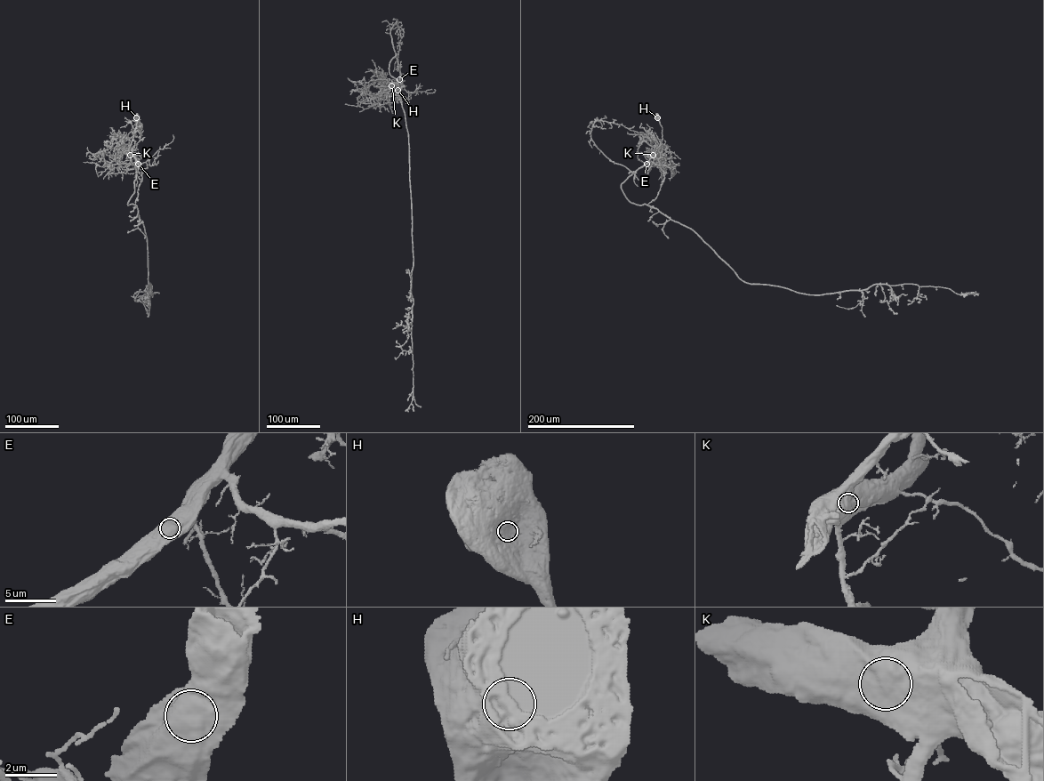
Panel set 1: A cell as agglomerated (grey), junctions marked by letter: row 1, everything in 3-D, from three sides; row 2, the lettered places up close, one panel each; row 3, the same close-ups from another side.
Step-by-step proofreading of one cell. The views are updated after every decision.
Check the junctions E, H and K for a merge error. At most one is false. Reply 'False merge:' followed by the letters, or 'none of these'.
False merge: none of these

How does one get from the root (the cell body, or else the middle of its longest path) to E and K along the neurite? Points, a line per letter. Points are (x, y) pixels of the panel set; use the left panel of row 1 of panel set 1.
E: (137, 116), (128, 138), (132, 157), (138, 164)
K: (137, 116), (128, 135), (132, 148), (130, 155)

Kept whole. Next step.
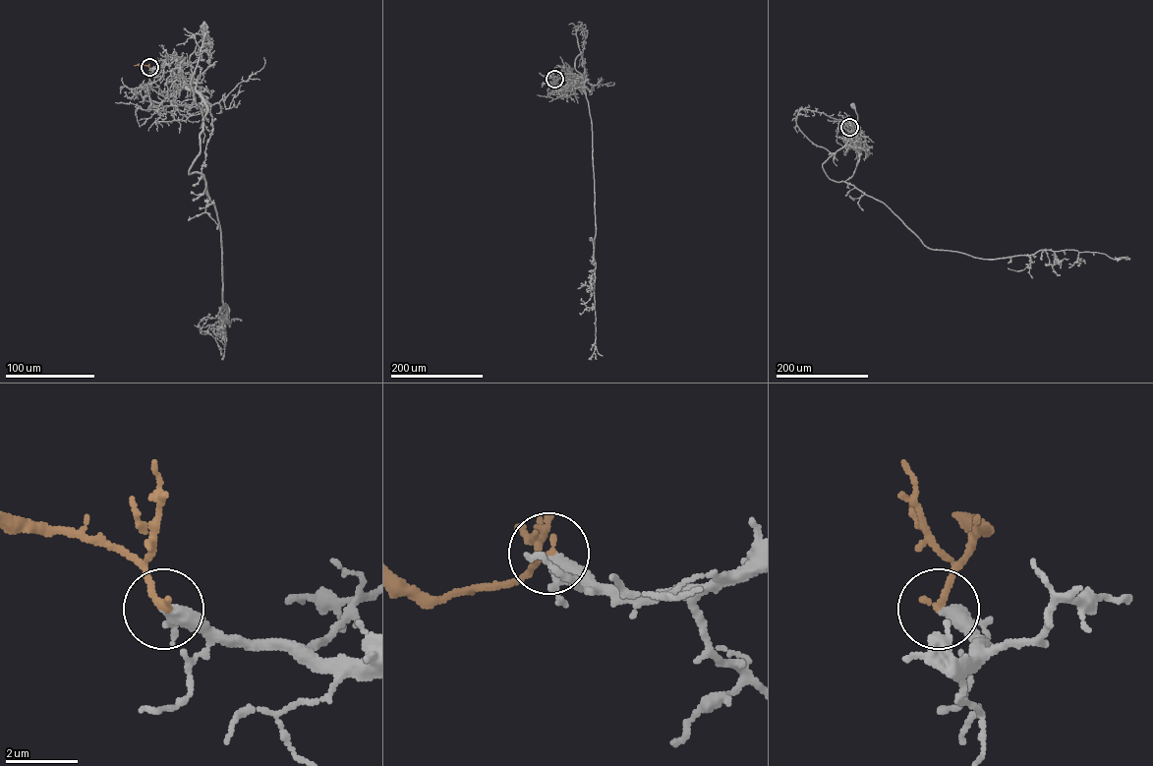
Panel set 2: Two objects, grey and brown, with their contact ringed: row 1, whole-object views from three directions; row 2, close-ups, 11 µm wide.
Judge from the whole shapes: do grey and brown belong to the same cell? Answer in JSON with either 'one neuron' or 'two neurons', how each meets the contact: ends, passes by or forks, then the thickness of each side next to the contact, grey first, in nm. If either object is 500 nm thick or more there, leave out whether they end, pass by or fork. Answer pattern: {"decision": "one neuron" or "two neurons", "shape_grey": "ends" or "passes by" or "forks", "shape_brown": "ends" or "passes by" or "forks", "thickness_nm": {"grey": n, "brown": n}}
{"decision": "one neuron", "shape_grey": "passes by", "shape_brown": "ends", "thickness_nm": {"grey": 320, "brown": 200}}

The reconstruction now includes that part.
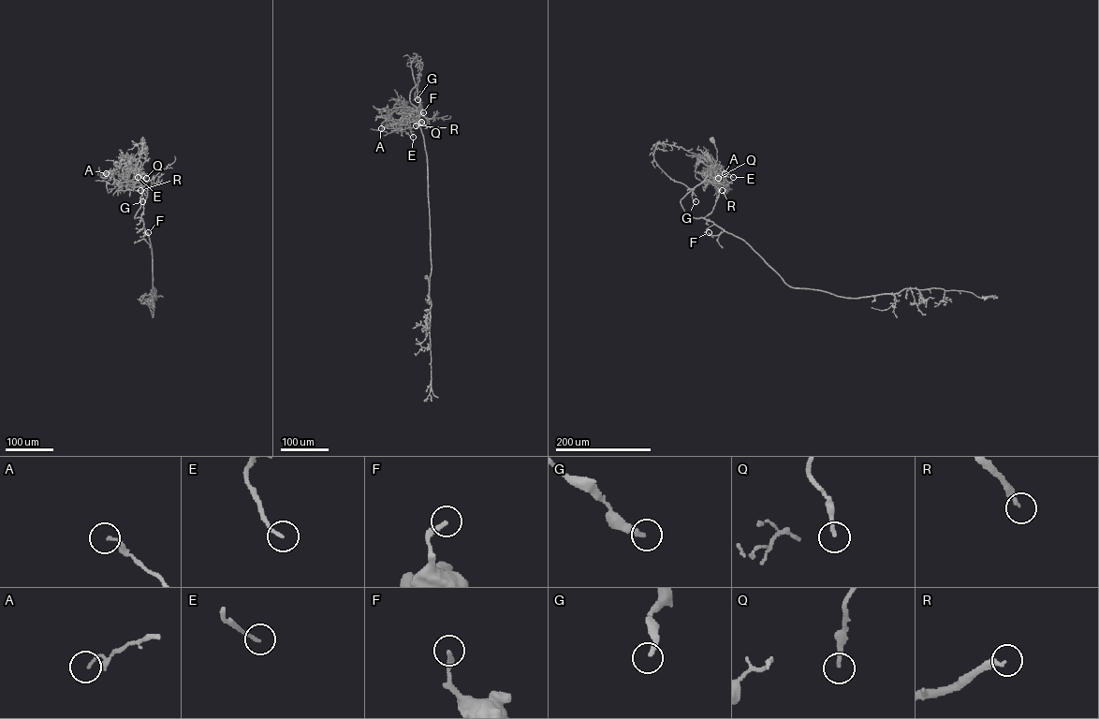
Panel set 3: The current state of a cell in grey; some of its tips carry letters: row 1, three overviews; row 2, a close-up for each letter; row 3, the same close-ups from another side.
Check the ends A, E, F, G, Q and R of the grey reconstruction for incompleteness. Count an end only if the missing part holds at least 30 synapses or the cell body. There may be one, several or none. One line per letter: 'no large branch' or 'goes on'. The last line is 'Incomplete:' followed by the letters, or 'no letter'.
A: no large branch
E: no large branch
F: no large branch
G: no large branch
Q: no large branch
R: no large branch
Incomplete: no letter

